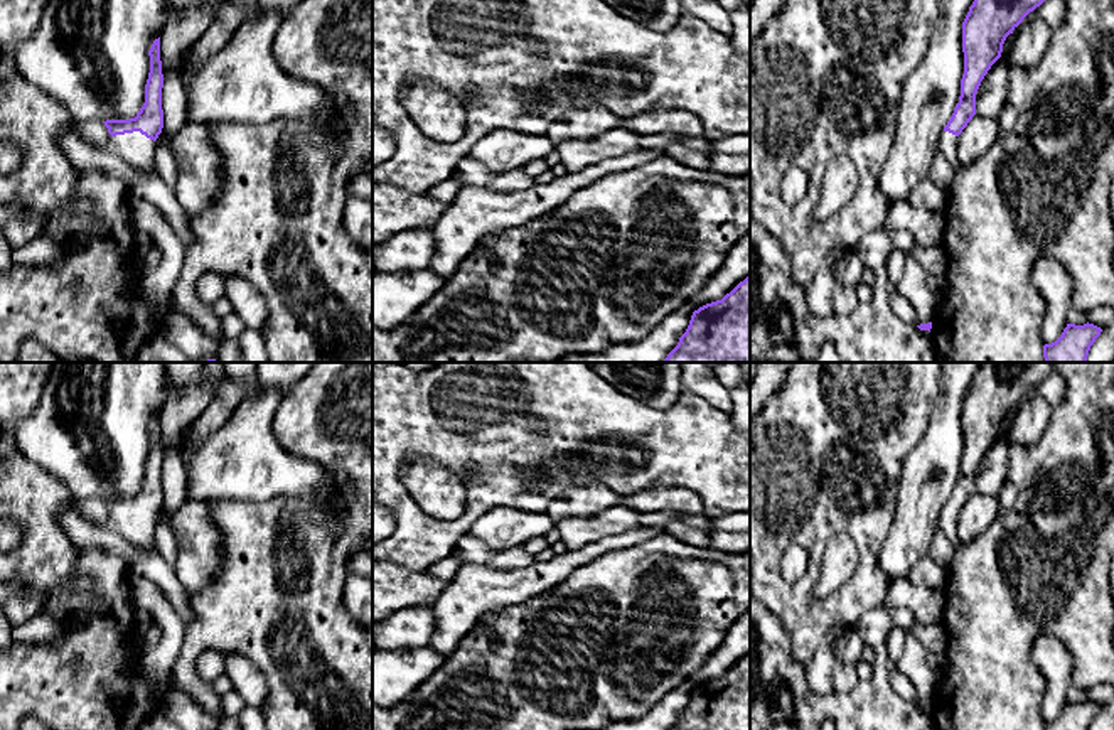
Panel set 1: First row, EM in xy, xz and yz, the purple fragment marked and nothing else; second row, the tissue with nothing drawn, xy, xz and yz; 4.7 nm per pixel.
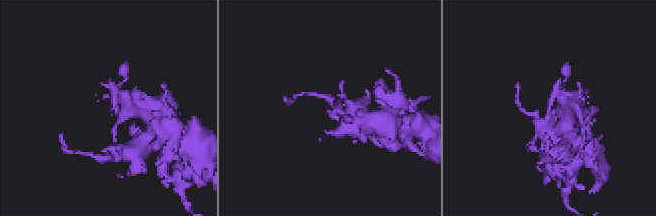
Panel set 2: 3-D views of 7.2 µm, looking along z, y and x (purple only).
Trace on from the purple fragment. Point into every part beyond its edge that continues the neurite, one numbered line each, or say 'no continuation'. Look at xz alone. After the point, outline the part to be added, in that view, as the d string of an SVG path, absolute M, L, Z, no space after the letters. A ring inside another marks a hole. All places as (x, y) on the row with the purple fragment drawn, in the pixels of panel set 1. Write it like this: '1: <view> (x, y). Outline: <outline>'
no continuation

